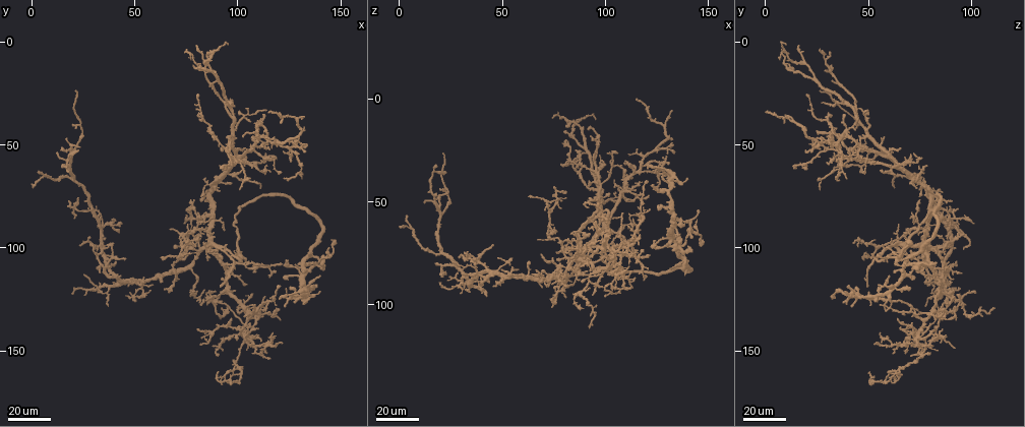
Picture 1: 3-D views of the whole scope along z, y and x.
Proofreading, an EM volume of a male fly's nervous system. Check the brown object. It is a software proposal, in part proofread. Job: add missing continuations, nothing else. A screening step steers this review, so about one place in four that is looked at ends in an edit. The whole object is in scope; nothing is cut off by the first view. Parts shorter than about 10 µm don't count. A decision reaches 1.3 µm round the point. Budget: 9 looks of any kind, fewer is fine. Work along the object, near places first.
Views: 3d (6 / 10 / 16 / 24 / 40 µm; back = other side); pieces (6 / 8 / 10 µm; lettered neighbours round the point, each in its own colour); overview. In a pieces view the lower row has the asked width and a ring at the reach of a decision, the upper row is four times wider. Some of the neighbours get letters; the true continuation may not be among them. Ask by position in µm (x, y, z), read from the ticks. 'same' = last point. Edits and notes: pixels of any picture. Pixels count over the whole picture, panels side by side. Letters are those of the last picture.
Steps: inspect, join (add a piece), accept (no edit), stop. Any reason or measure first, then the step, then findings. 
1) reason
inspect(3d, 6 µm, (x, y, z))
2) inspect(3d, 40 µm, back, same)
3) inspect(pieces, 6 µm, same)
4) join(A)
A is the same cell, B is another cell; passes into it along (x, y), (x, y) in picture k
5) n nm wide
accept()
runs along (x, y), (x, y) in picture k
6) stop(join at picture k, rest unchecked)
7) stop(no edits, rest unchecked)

thin end
inspect(3d, 24 µm, (71, 115, 91))

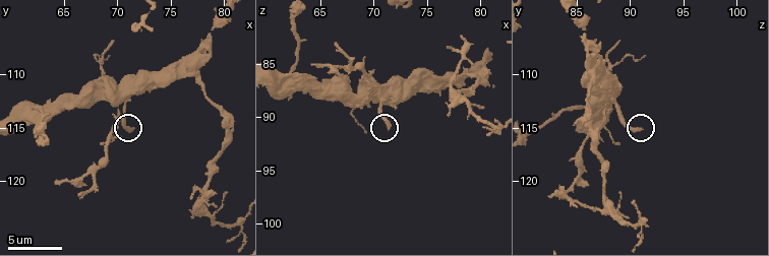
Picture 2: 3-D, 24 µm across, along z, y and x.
inspect(pieces, 8 µm, (71.2, 115.2, 91.2))

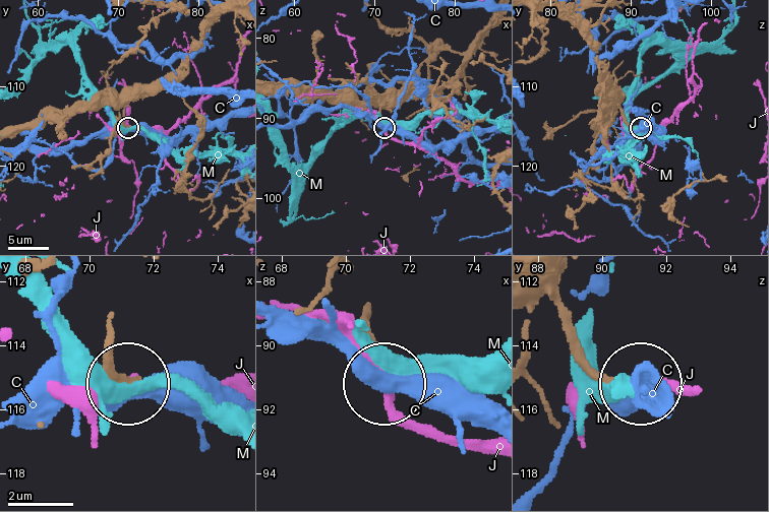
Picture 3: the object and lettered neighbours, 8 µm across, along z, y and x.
accept()
C, J and M are other cells; no lettered piece goes on from it

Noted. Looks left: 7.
free end
inspect(3d, 24 µm, (81, 93, 96))

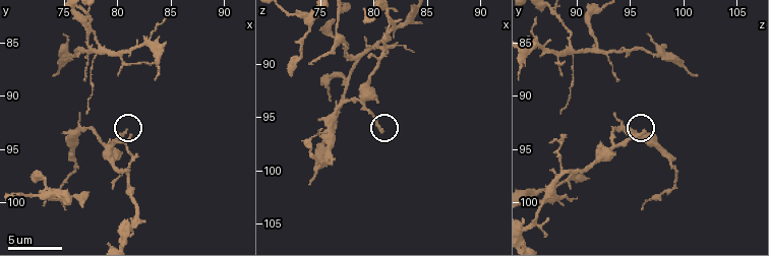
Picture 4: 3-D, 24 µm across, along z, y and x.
inspect(3d, 6 µm, (80.8, 93.4, 96.2))

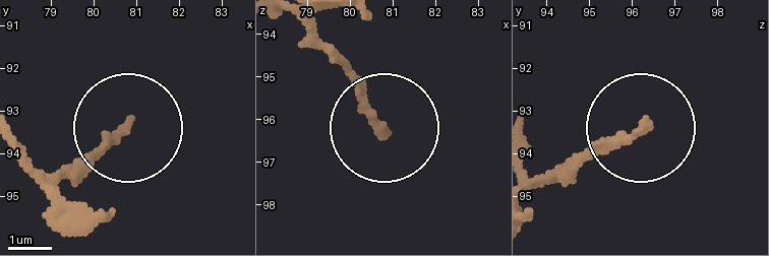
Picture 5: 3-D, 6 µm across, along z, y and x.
inspect(pieces, 6 µm, (80.80, 93.30, 96.35))

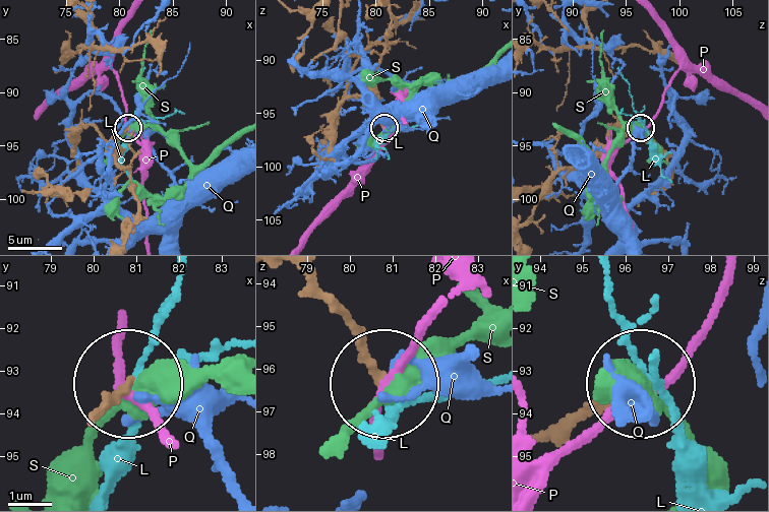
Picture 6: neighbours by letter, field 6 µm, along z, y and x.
join(L)
L is the same cell, P, Q and S are other cells; the neuron continues

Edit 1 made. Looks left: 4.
an open end
inspect(3d, 24 µm, (4, 62, 57))

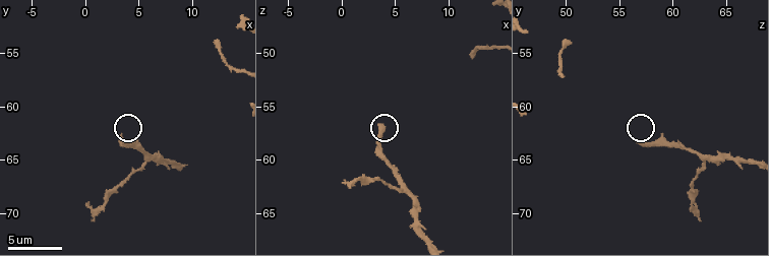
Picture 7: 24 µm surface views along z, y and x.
inspect(pieces, 8 µm, (3.8, 63.4, 56.8))

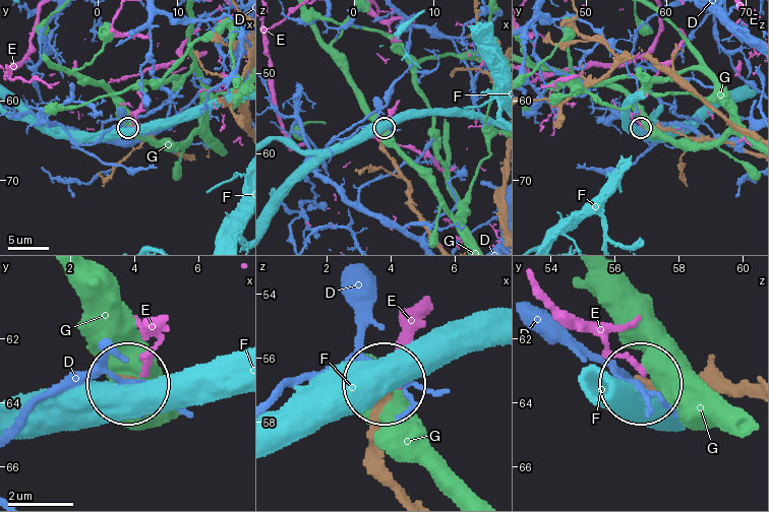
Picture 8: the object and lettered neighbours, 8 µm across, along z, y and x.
accept()
D, E, F and G are other cells; none of them fits

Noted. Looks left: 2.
inspect(3d, 24 µm, (31, 121, 84))

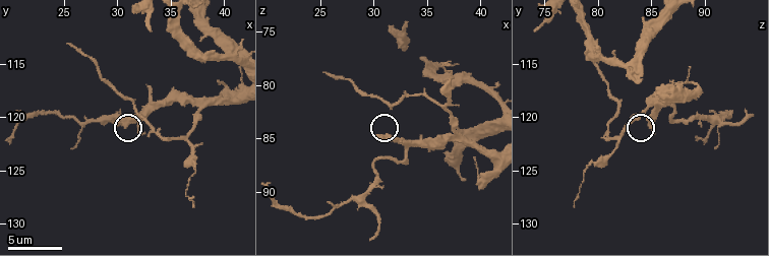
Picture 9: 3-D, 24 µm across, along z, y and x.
inspect(pieces, 8 µm, (30.4, 120.2, 85.0))

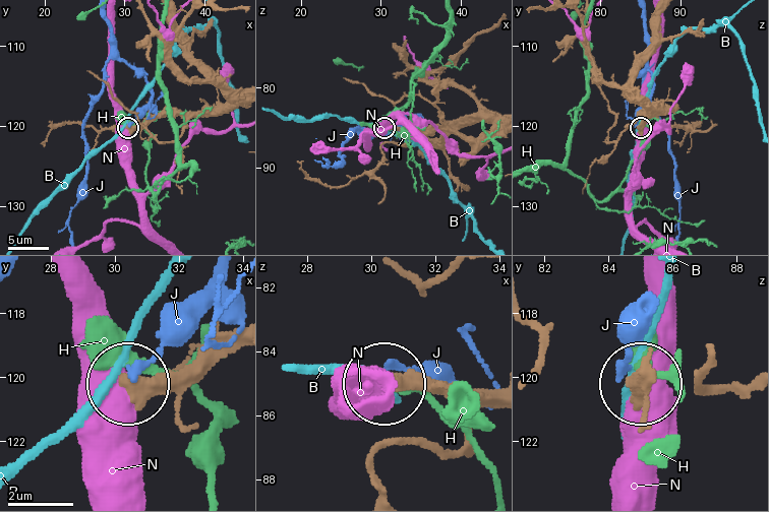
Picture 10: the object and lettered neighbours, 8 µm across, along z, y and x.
accept()
B, H, J and N are other cells; no lettered piece goes on from it

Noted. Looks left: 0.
stop(join at picture 6, rest unchecked)

